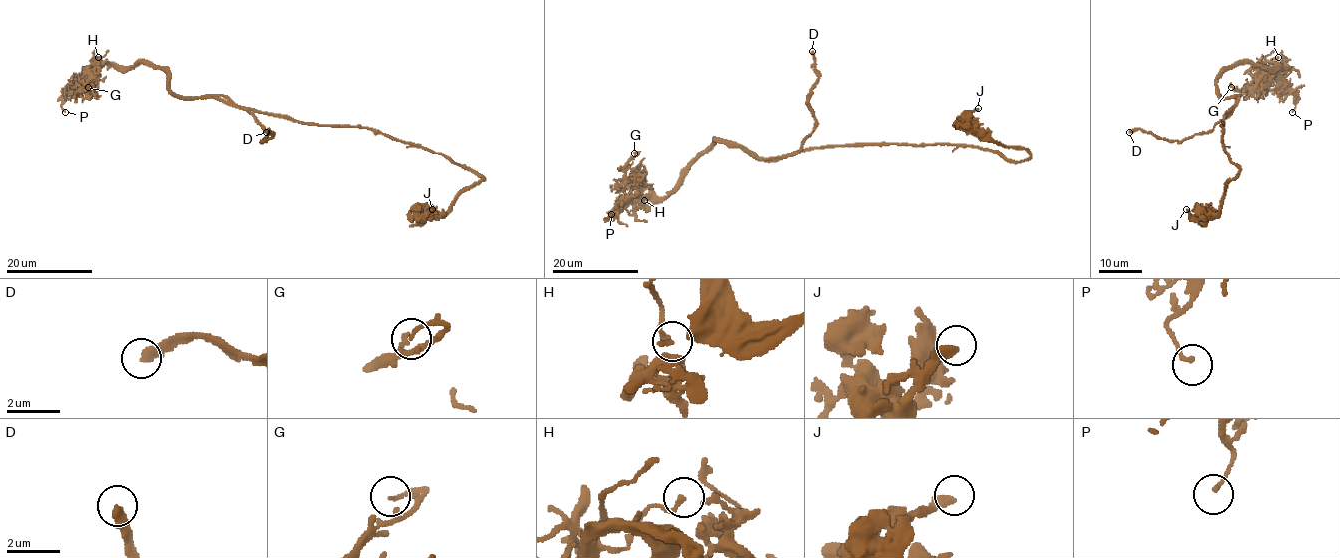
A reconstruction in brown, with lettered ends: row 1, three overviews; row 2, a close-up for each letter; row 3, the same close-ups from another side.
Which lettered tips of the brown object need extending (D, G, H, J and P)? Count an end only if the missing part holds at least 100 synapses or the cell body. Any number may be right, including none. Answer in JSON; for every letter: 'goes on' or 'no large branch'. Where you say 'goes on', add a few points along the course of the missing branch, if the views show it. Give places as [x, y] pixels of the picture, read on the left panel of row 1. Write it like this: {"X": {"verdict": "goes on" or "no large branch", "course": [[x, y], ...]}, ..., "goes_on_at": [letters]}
{"D": {"verdict": "goes on", "course": [[266, 132], [258, 132], [241, 147], [231, 148], [229, 151], [233, 155]]}, "G": {"verdict": "no large branch"}, "H": {"verdict": "no large branch"}, "J": {"verdict": "no large branch"}, "P": {"verdict": "no large branch"}, "goes_on_at": ["D"]}

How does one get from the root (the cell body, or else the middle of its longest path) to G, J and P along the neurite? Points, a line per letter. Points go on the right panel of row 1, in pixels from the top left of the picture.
G: (1224, 118), (1236, 98), (1223, 98), (1217, 79), (1240, 63), (1275, 63), (1264, 63), (1253, 91), (1231, 87)
J: (1224, 118), (1223, 146), (1239, 173), (1225, 185), (1223, 204), (1217, 213), (1193, 215), (1186, 209)
P: (1224, 118), (1236, 98), (1223, 98), (1217, 79), (1245, 62), (1275, 63), (1293, 93), (1292, 112)

